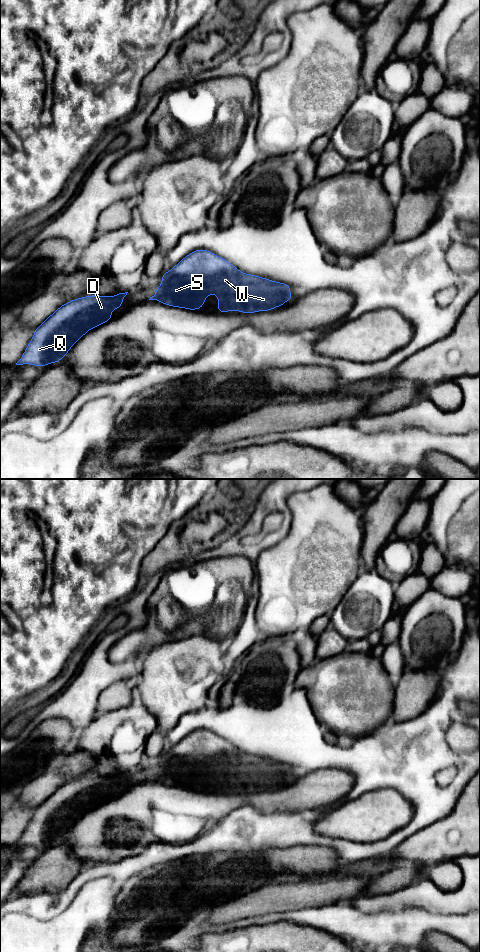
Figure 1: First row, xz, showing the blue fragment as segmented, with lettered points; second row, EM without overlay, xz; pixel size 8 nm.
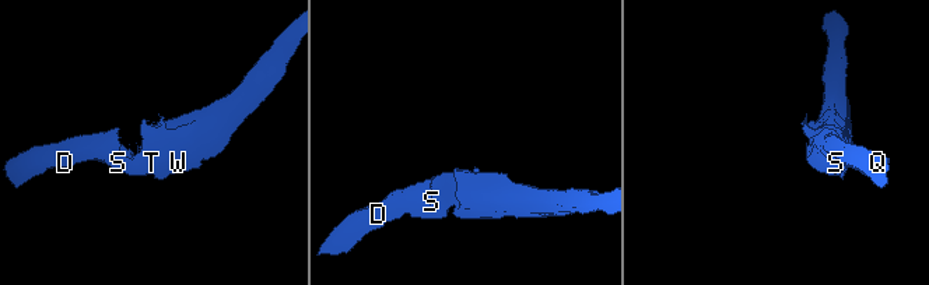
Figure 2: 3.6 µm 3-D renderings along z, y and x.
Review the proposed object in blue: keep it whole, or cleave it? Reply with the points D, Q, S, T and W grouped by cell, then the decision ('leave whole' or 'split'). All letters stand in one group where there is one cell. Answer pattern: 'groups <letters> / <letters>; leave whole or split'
groups D Q S T W; leave whole

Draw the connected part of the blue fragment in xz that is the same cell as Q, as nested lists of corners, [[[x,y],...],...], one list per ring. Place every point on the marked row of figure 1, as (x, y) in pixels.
[[[119,293],[110,297],[90,295],[62,305],[35,329],[28,347],[16,365],[31,364],[42,367],[59,362],[90,329],[94,329],[111,319],[112,309],[122,307],[122,301],[127,293]]]

